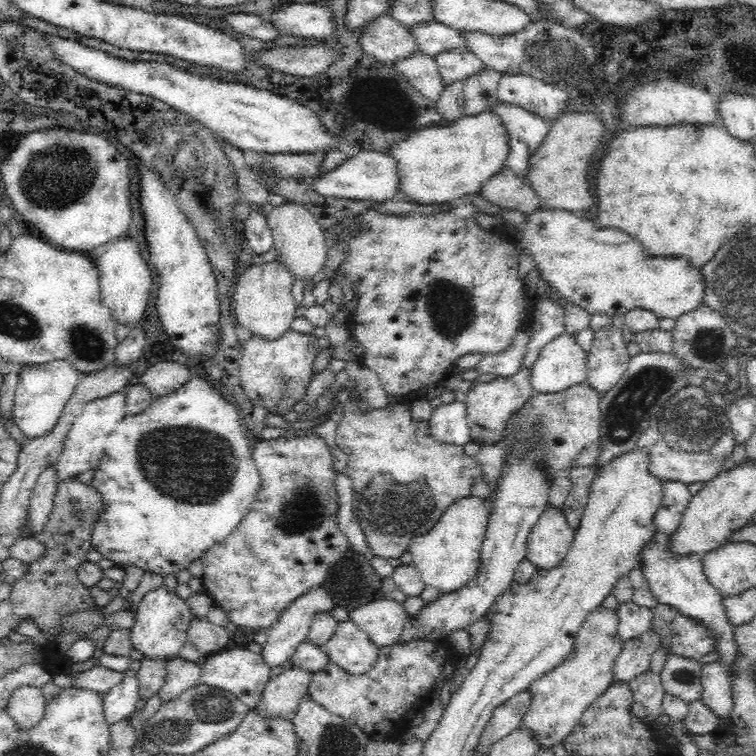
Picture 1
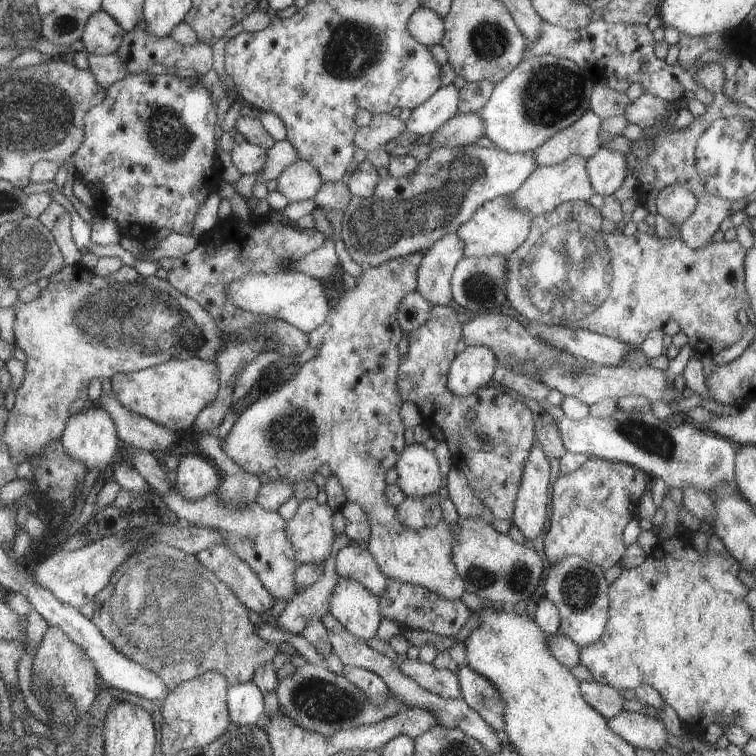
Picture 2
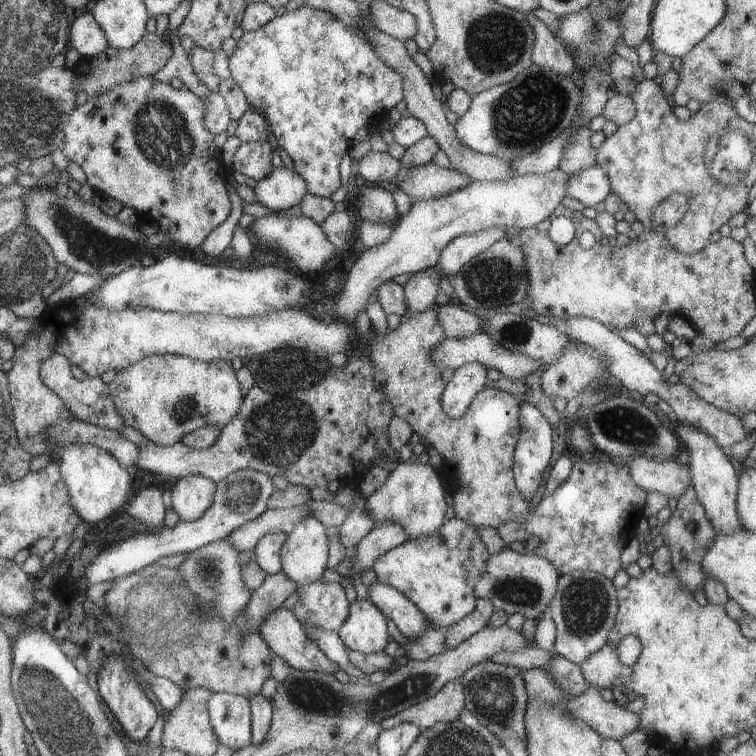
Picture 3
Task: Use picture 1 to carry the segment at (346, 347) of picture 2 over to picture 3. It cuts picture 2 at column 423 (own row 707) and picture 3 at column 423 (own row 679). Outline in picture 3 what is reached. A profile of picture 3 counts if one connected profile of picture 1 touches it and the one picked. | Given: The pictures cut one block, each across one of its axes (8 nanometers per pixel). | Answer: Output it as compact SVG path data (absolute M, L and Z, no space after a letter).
M449 518L431 536L408 538L373 562L378 582L398 590L438 628L454 625L474 610L475 582L485 570L491 550L483 542L483 530L459 518Z

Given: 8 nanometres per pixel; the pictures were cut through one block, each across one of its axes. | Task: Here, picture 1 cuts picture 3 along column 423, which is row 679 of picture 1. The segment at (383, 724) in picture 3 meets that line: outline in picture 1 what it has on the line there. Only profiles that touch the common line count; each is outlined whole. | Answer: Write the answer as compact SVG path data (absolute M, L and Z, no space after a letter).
M720 660L700 663L701 701L720 719L733 709L729 672Z

